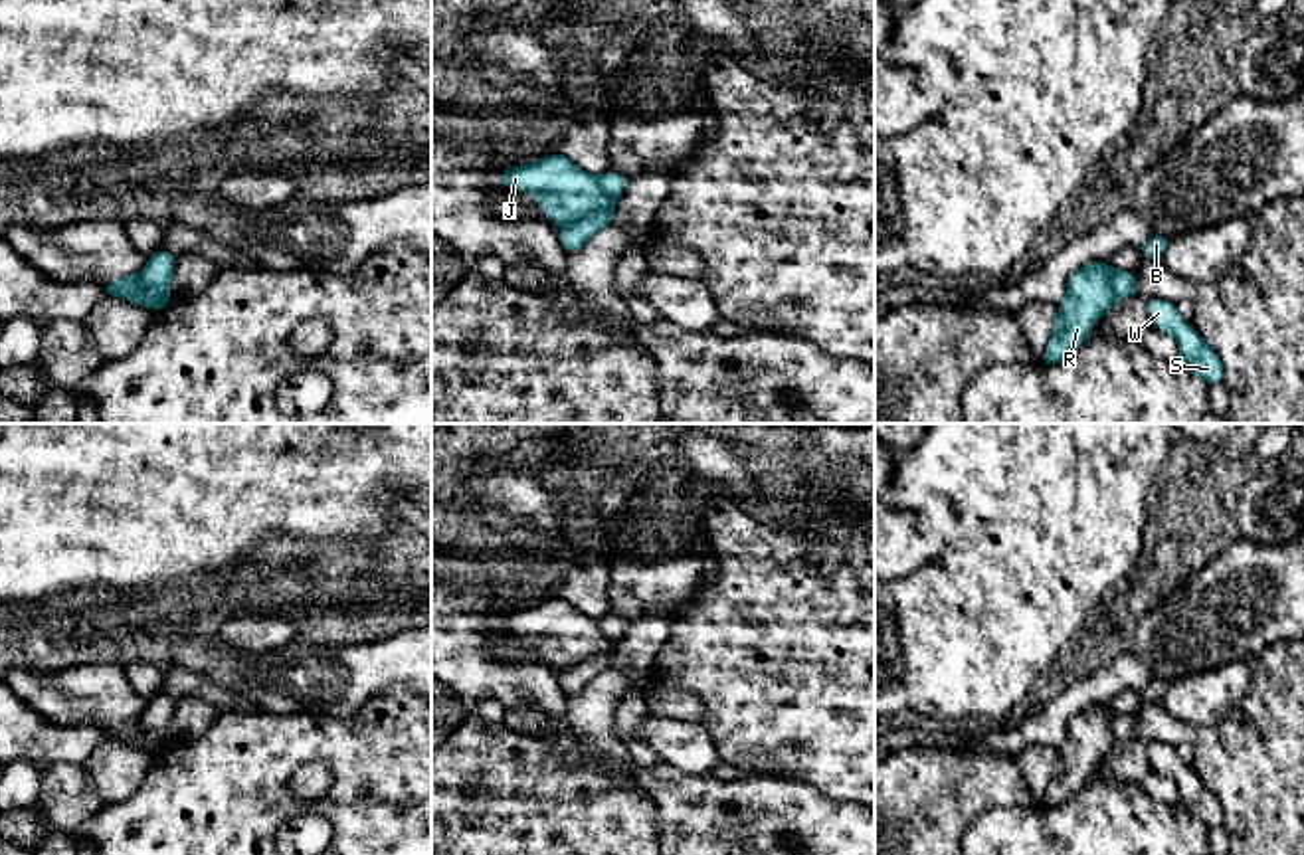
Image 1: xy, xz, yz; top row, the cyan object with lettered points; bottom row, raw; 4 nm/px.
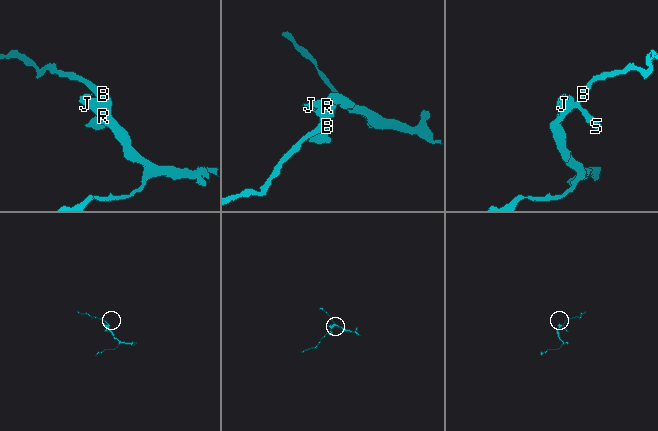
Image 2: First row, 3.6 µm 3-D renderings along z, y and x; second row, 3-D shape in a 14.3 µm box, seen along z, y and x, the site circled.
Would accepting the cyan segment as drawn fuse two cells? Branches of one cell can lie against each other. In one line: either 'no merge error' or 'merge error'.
merge error

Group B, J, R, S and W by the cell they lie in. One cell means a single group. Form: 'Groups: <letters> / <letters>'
Groups: B S W / J R

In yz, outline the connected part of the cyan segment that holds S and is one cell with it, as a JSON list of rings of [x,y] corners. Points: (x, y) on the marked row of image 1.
[[[1148,299],[1148,315],[1152,327],[1175,336],[1179,346],[1179,362],[1197,378],[1205,380],[1207,386],[1225,382],[1223,362],[1215,350],[1211,350],[1199,332],[1191,327],[1185,327],[1175,303],[1162,299]]]

